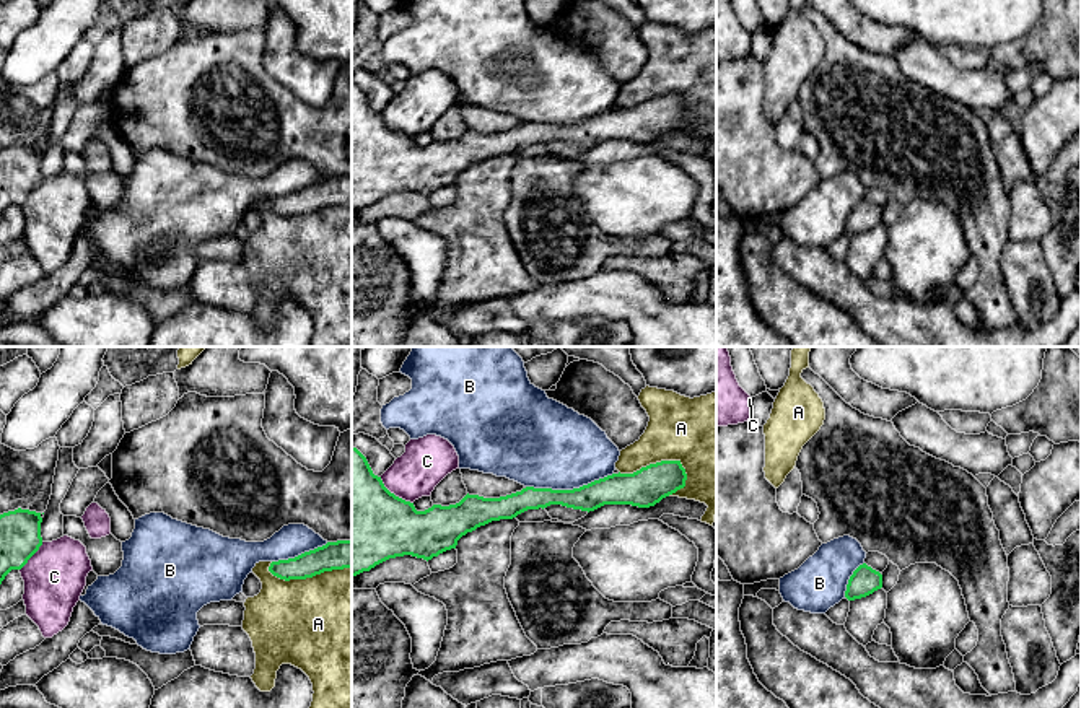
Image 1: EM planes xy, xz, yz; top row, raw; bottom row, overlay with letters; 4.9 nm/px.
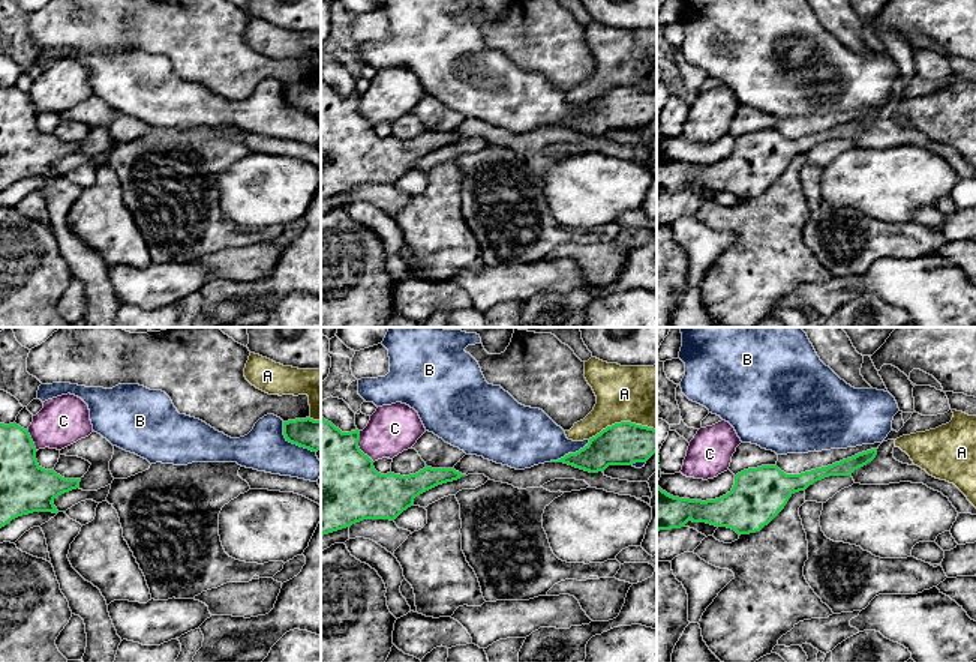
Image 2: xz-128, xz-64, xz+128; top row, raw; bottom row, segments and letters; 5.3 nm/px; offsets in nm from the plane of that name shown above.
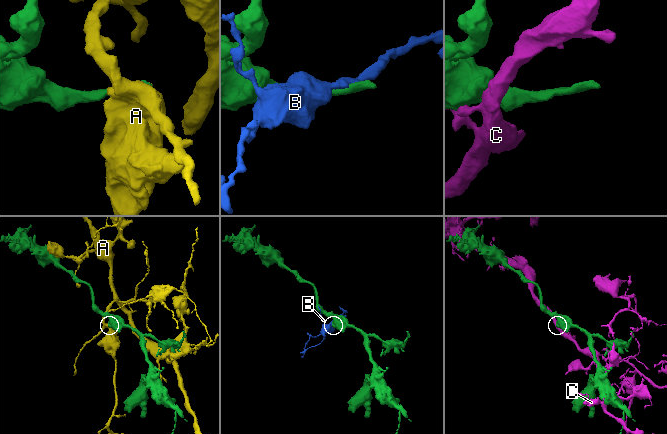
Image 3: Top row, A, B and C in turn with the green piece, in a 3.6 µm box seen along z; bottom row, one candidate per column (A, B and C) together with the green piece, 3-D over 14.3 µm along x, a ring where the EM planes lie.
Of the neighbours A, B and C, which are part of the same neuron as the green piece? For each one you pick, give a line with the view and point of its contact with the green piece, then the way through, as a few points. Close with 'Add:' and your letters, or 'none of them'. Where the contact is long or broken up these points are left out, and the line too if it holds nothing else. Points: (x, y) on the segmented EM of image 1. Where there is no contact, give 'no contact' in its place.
Add: none of them

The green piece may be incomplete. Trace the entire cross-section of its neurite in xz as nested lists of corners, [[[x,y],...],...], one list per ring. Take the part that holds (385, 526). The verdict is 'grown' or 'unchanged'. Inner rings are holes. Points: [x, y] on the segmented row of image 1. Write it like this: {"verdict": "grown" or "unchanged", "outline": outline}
{"verdict": "unchanged", "outline": [[[352,446],[352,578],[396,557],[412,555],[428,562],[456,548],[467,532],[527,509],[550,505],[588,513],[604,505],[650,508],[684,488],[685,480],[681,461],[661,461],[573,490],[526,487],[500,498],[467,493],[456,505],[417,511],[414,503],[391,493],[366,457]]]}

